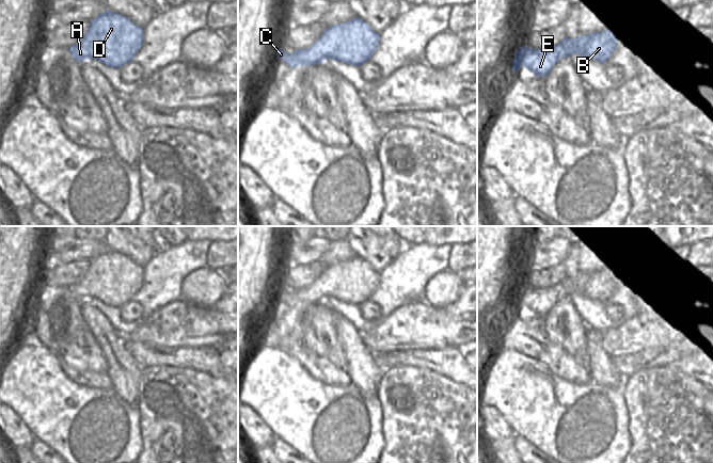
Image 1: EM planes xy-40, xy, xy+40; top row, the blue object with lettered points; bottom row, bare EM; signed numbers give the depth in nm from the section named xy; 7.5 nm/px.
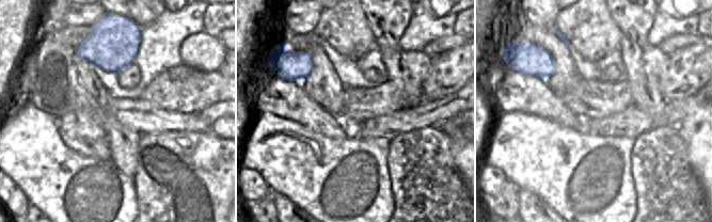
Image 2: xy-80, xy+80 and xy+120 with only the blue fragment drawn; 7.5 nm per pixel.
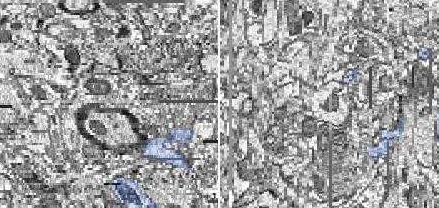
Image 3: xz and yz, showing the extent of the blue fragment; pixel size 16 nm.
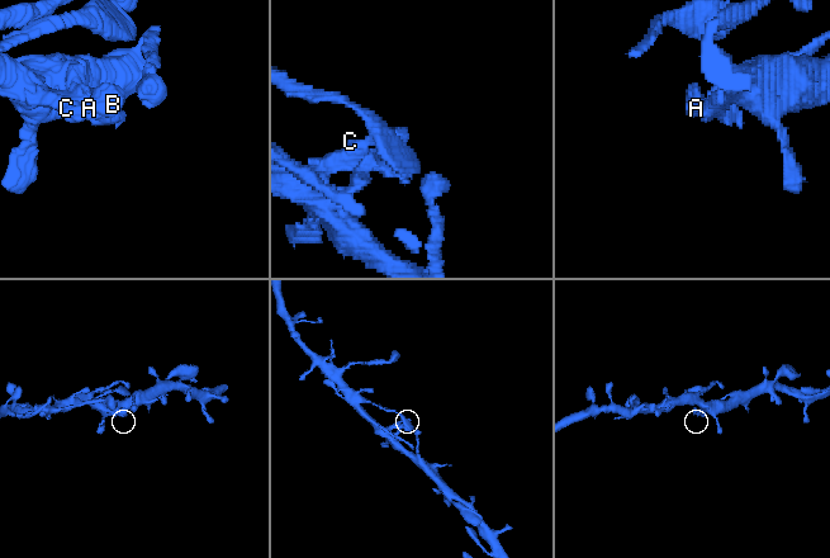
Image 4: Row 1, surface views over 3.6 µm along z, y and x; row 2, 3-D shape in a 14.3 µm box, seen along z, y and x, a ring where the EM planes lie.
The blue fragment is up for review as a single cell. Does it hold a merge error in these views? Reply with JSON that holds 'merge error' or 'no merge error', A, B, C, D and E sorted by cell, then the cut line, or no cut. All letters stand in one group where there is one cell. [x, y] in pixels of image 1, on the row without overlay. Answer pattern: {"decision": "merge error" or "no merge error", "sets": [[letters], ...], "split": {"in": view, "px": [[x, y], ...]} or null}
{"decision": "no merge error", "sets": [["A", "B", "C", "D", "E"]], "split": null}

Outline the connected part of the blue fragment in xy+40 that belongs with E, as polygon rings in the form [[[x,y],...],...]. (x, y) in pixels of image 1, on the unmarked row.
[[[605,269],[575,277],[566,275],[548,288],[533,288],[523,284],[514,292],[512,309],[517,310],[524,305],[535,314],[545,316],[563,297],[570,297],[573,292],[604,303],[617,287],[617,280],[611,269]]]

